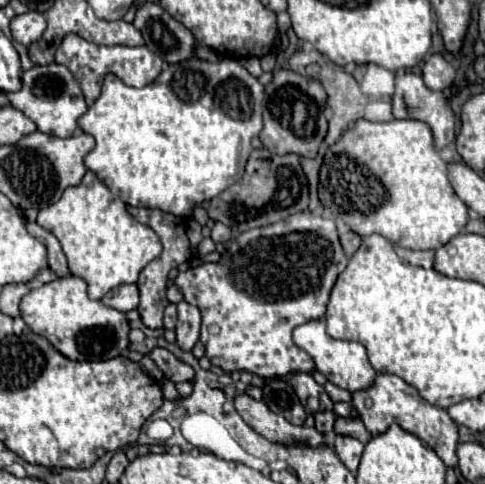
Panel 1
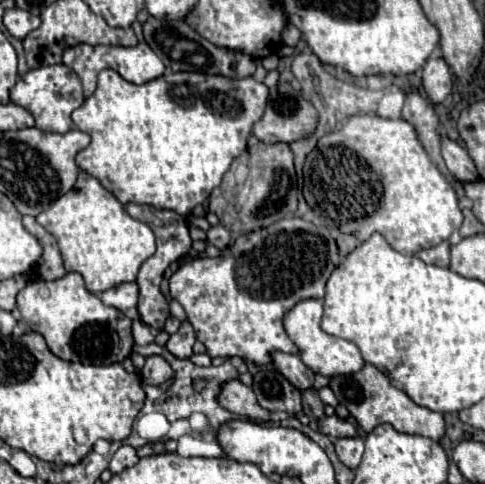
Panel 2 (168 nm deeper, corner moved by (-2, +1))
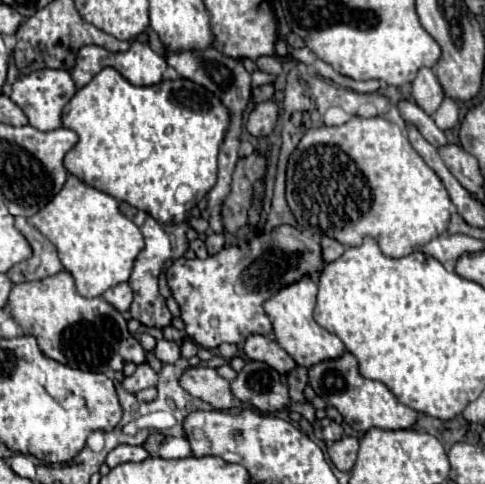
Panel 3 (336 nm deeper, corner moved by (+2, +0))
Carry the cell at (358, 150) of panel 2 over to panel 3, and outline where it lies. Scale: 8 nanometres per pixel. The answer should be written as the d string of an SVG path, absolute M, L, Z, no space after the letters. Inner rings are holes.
M358 115L340 127L308 129L302 135L286 167L286 201L302 229L332 237L346 247L360 245L370 235L386 257L406 257L444 233L450 223L452 205L440 177L414 151L398 125L384 117L362 119Z

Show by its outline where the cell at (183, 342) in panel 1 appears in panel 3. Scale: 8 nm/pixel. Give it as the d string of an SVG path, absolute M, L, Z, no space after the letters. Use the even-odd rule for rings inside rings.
M158 341L156 343L156 349L154 349L154 355L162 361L162 363L176 363L180 359L180 347L174 343L174 341Z

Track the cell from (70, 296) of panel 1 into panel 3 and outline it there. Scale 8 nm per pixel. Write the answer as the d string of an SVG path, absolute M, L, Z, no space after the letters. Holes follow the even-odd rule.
M68 271L44 277L40 281L18 283L8 297L10 315L26 335L36 337L42 353L62 365L92 373L122 371L124 363L146 363L146 351L128 333L126 319L104 297L86 299L78 295Z

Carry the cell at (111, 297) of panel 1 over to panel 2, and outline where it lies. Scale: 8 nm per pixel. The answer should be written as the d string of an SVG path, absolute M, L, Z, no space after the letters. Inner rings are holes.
M136 282L118 284L118 286L102 292L100 300L106 306L112 306L112 308L118 308L120 312L126 312L128 308L134 308L138 304L138 284Z

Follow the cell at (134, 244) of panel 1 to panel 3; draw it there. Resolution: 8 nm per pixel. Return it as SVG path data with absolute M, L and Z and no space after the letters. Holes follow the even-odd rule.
M68 175L62 191L46 207L42 207L34 217L30 217L28 221L36 229L40 229L40 233L50 243L56 245L60 263L74 277L76 289L78 289L78 293L82 297L100 297L112 285L128 281L134 259L144 247L144 237L142 237L140 229L128 217L124 217L120 213L118 201L114 197L110 197L108 193L102 193L102 191L98 191L94 187L88 187L84 181L80 181L74 175Z

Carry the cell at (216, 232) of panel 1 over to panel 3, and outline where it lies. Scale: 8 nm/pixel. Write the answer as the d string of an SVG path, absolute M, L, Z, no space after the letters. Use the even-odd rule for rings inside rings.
M210 233L210 235L208 235L208 239L206 239L206 249L208 249L208 255L216 255L222 247L224 247L224 235Z

